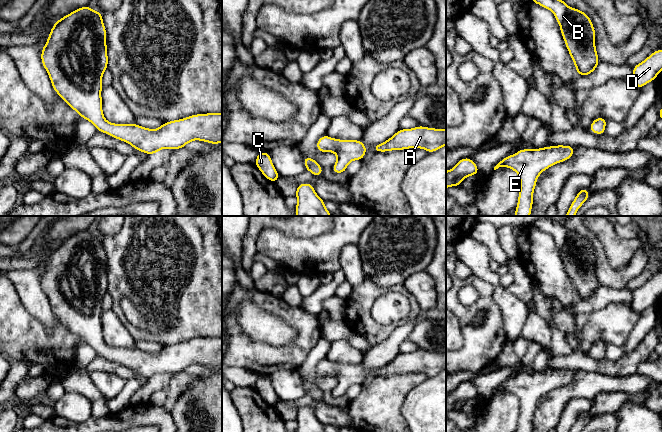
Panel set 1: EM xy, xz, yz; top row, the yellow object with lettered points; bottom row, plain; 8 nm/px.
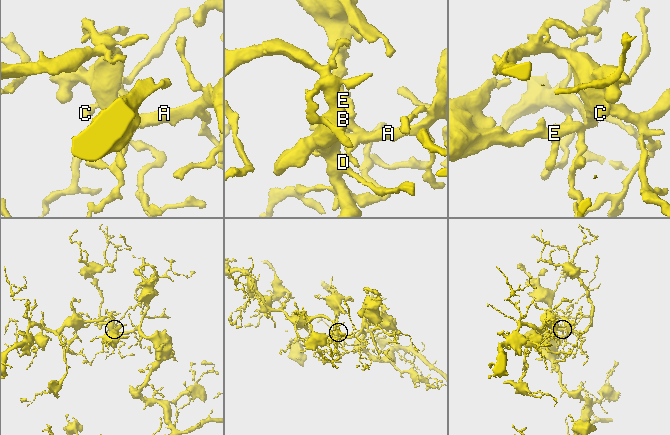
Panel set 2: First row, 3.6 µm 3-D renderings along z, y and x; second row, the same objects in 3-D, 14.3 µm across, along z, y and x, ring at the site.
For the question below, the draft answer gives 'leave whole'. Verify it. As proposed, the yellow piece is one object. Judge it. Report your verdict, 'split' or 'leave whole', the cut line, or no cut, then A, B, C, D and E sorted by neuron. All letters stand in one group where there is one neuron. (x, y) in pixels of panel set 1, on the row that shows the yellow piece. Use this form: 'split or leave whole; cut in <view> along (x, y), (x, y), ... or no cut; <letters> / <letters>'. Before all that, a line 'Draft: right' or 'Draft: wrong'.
Draft: right
leave whole; no cut; A B C D E

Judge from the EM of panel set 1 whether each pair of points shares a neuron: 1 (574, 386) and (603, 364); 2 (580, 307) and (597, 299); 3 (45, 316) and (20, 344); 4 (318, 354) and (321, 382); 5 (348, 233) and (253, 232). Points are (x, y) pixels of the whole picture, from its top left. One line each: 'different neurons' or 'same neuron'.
1: different neurons
2: same neuron
3: different neurons
4: same neuron
5: different neurons

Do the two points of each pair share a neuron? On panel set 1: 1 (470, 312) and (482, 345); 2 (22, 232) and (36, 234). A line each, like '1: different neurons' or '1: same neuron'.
1: same neuron
2: different neurons

